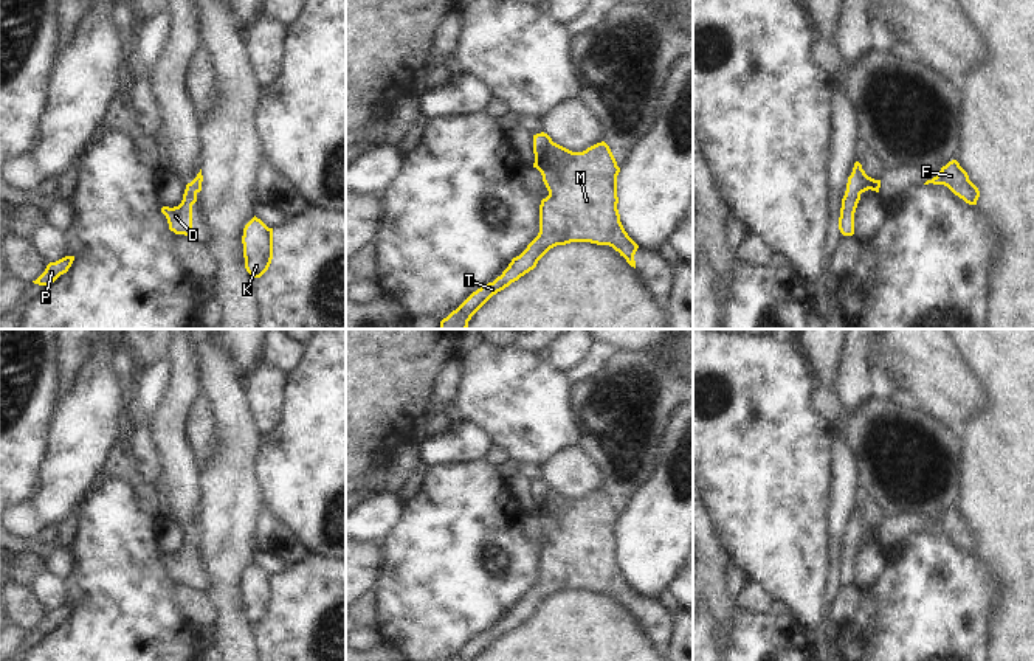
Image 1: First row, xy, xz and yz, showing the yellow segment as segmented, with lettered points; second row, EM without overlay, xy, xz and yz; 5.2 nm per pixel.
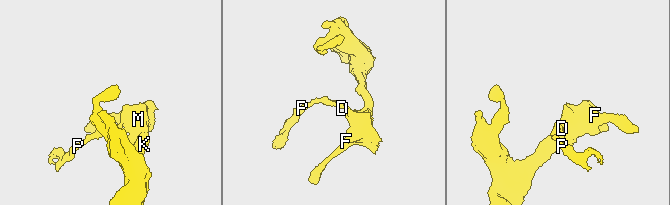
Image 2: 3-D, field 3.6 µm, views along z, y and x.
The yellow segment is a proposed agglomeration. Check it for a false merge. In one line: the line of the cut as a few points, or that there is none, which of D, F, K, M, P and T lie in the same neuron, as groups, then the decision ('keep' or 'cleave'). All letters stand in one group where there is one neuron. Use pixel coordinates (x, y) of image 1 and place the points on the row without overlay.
no cut; D F K M P T; keep

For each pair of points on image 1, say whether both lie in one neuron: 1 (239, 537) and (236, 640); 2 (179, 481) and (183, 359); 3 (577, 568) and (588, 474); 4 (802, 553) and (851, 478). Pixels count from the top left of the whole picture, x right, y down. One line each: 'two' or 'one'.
1: one
2: one
3: two
4: two

